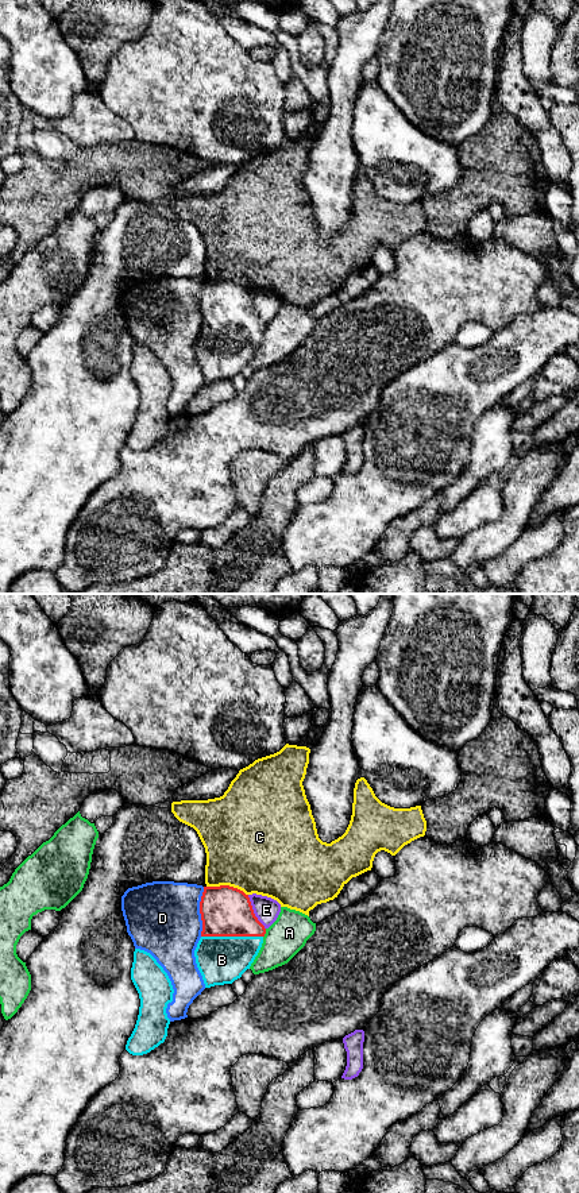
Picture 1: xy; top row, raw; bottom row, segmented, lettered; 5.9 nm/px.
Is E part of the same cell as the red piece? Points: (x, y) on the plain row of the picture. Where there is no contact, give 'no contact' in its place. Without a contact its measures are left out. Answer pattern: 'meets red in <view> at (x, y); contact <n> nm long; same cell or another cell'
meets red in xy at (253, 308); contact 240 nm long; another cell

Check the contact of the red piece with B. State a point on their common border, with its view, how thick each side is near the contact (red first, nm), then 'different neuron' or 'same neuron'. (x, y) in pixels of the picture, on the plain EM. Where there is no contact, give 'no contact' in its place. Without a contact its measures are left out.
xy (232, 331) | 300/280 nm | same neuron

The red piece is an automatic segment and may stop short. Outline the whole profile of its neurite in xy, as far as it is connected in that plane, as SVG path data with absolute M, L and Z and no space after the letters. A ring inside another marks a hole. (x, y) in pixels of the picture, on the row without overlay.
M229 281L204 282L200 309L202 327L194 352L205 383L232 379L250 364L262 343L266 324L255 312L248 290Z

